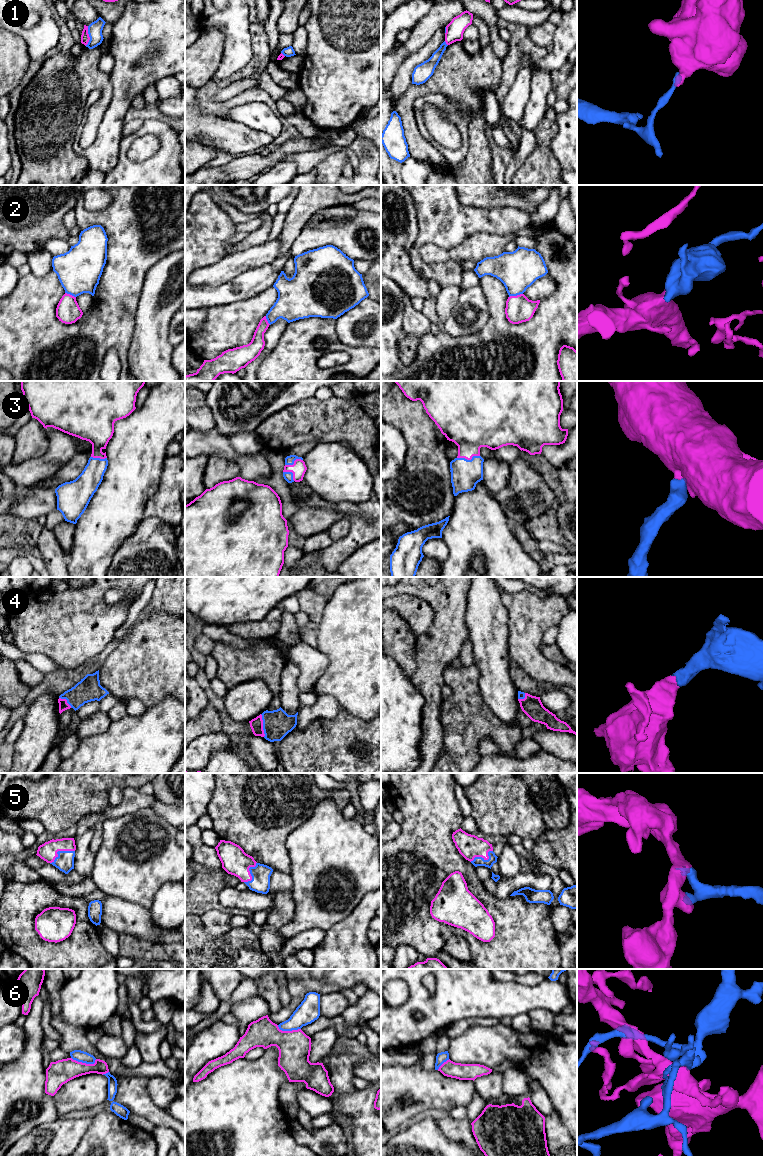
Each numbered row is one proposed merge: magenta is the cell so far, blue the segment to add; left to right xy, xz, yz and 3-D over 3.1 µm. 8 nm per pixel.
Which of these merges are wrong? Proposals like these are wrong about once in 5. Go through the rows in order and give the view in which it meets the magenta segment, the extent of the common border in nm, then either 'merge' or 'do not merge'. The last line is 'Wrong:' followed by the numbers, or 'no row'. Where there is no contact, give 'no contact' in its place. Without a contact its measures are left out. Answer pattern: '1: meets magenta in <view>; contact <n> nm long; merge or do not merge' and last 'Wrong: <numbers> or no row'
1: meets magenta in xy; contact 160 nm long; do not merge
2: meets magenta in yz; contact 120 nm long; merge
3: meets magenta in yz; contact 190 nm long; merge
4: meets magenta in xz; contact 190 nm long; merge
5: meets magenta in xy; contact 220 nm long; merge
6: meets magenta in xy; contact 200 nm long; do not merge
Wrong: 1, 6

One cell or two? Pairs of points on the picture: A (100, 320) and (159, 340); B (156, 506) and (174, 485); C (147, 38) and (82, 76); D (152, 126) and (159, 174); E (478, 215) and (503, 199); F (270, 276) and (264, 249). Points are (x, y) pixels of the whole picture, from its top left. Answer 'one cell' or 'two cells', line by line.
A: two cells
B: one cell
C: two cells
D: one cell
E: two cells
F: two cells

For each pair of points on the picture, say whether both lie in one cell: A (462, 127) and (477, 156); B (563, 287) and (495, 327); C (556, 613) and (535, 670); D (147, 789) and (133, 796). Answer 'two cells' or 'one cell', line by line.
A: two cells
B: one cell
C: one cell
D: two cells

